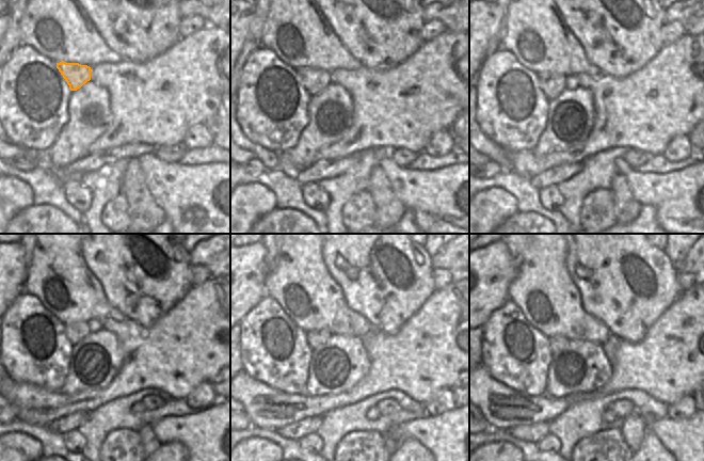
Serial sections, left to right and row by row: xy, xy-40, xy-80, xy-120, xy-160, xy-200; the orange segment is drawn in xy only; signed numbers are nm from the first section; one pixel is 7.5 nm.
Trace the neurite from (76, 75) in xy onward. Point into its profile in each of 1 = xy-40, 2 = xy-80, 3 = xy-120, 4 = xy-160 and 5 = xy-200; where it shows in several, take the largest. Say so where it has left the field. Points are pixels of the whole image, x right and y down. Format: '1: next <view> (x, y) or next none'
1: next xy-40 (314, 80)
2: next xy-80 (553, 84)
3: next xy-120 (76, 332)
4: next xy-160 (316, 338)
5: next xy-200 (557, 344)

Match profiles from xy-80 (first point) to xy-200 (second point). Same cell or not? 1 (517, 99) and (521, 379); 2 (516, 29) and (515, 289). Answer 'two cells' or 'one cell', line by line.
1: one cell
2: one cell

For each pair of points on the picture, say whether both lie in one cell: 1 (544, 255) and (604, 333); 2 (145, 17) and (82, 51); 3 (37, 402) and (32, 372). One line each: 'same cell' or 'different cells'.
1: same cell
2: different cells
3: different cells

